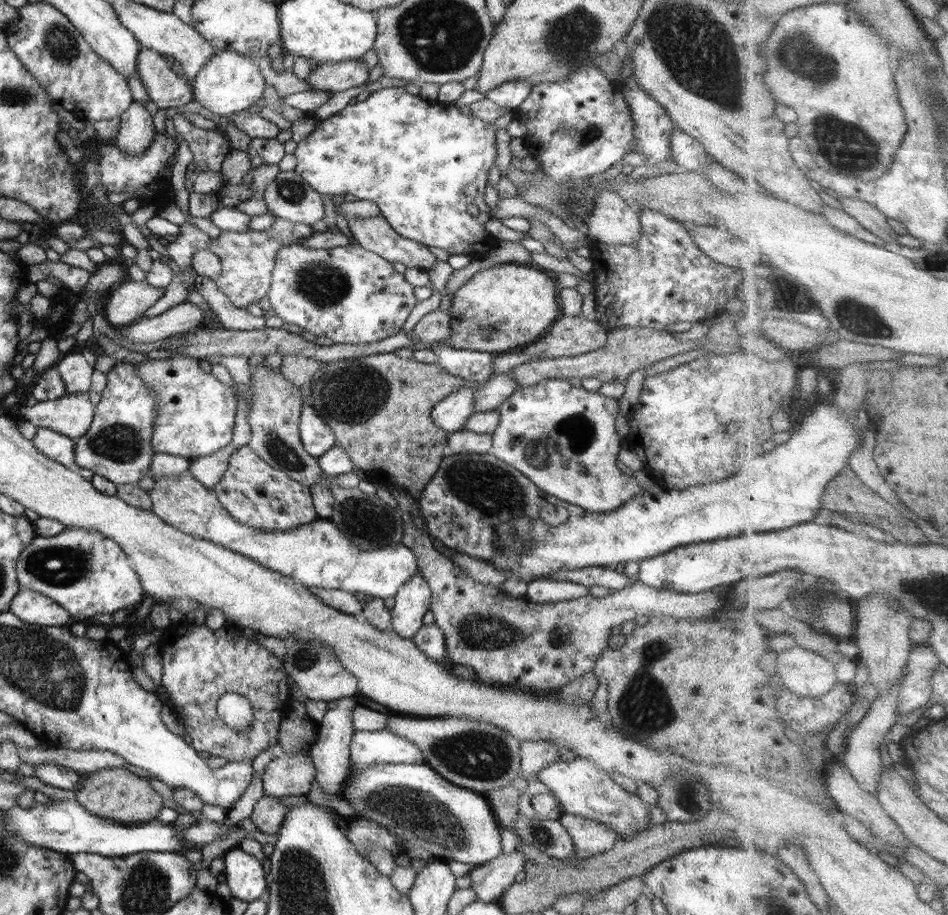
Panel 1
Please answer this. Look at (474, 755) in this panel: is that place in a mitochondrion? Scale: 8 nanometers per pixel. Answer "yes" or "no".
yes

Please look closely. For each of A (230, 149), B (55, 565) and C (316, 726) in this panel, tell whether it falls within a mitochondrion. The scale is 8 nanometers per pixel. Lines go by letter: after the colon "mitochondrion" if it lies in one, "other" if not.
A: other
B: mitochondrion
C: other

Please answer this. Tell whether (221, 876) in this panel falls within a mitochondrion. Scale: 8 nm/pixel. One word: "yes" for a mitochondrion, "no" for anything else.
no

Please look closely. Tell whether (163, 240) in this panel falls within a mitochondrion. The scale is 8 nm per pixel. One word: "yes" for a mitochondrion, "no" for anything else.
no

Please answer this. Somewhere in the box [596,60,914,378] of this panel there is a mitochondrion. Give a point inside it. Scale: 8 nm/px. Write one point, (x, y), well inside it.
(847, 144)

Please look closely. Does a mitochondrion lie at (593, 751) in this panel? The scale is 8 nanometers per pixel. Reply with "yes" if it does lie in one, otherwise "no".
no

